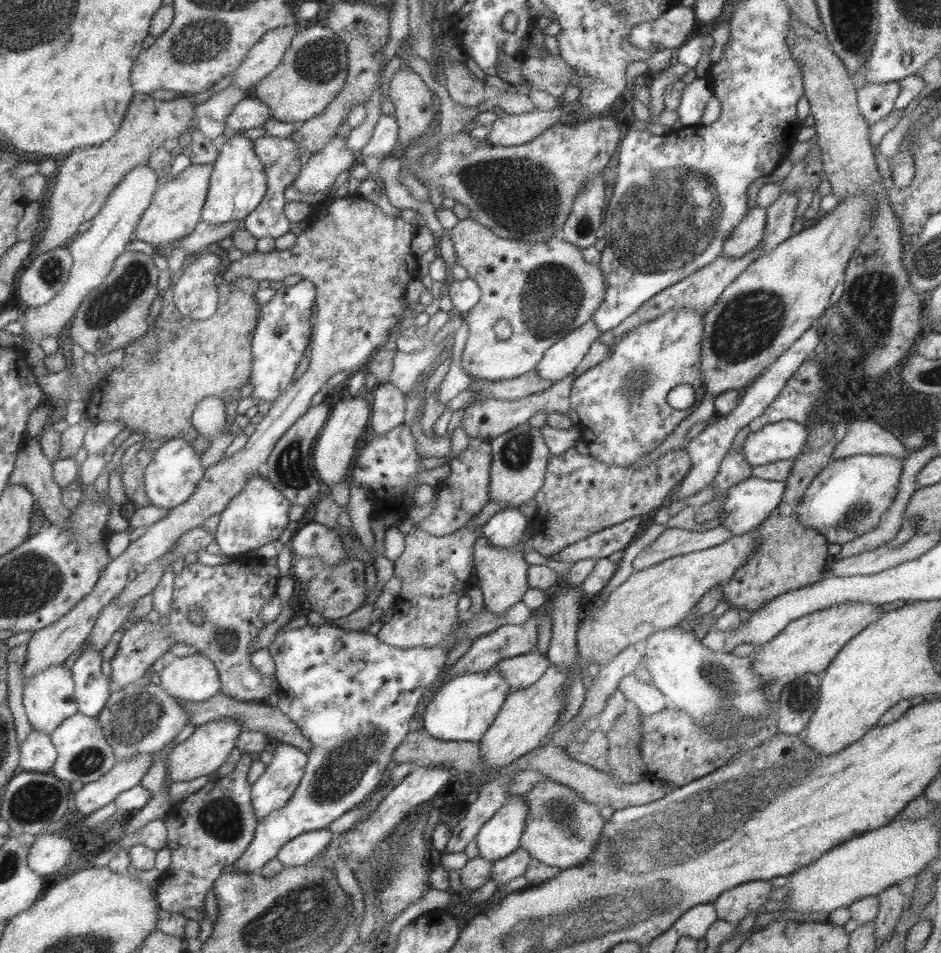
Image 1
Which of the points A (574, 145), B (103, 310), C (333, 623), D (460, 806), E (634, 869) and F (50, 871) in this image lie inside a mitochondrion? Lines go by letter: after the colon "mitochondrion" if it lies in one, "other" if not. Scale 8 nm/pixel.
A: other
B: mitochondrion
C: other
D: other
E: mitochondrion
F: other

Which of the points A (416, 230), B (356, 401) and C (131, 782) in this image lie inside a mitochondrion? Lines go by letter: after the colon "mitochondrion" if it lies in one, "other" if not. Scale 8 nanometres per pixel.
A: other
B: other
C: other

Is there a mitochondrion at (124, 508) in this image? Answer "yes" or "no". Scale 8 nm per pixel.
no

